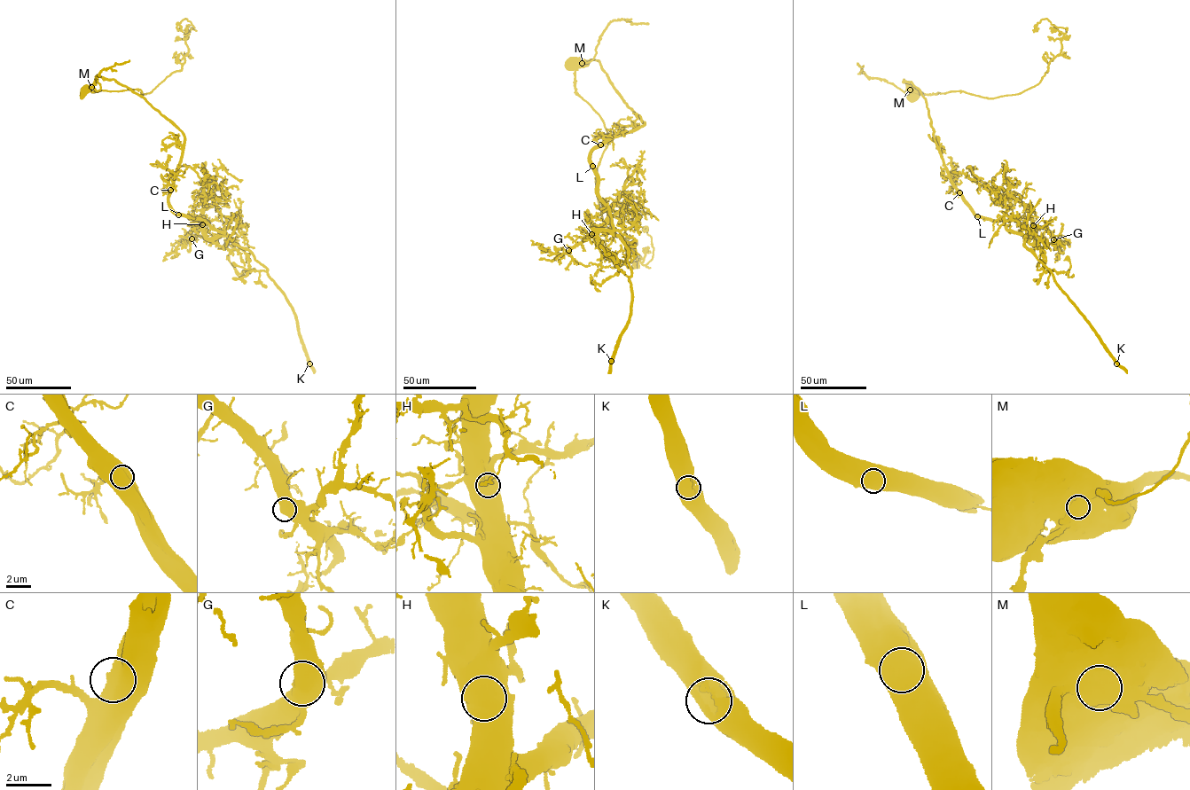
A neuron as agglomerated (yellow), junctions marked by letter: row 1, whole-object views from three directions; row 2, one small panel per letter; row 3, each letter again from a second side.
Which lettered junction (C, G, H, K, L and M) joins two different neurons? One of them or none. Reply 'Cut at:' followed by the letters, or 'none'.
Cut at: M

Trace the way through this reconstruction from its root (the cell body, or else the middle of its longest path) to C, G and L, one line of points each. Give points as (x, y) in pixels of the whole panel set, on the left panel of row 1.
C: (83, 90), (97, 77), (113, 79), (138, 94), (182, 131), (184, 140), (180, 163), (170, 190)
G: (83, 90), (97, 77), (113, 79), (182, 131), (170, 207), (223, 232), (208, 238), (196, 226), (191, 238)
L: (83, 90), (97, 77), (113, 79), (182, 131), (180, 163), (168, 199), (178, 215)

